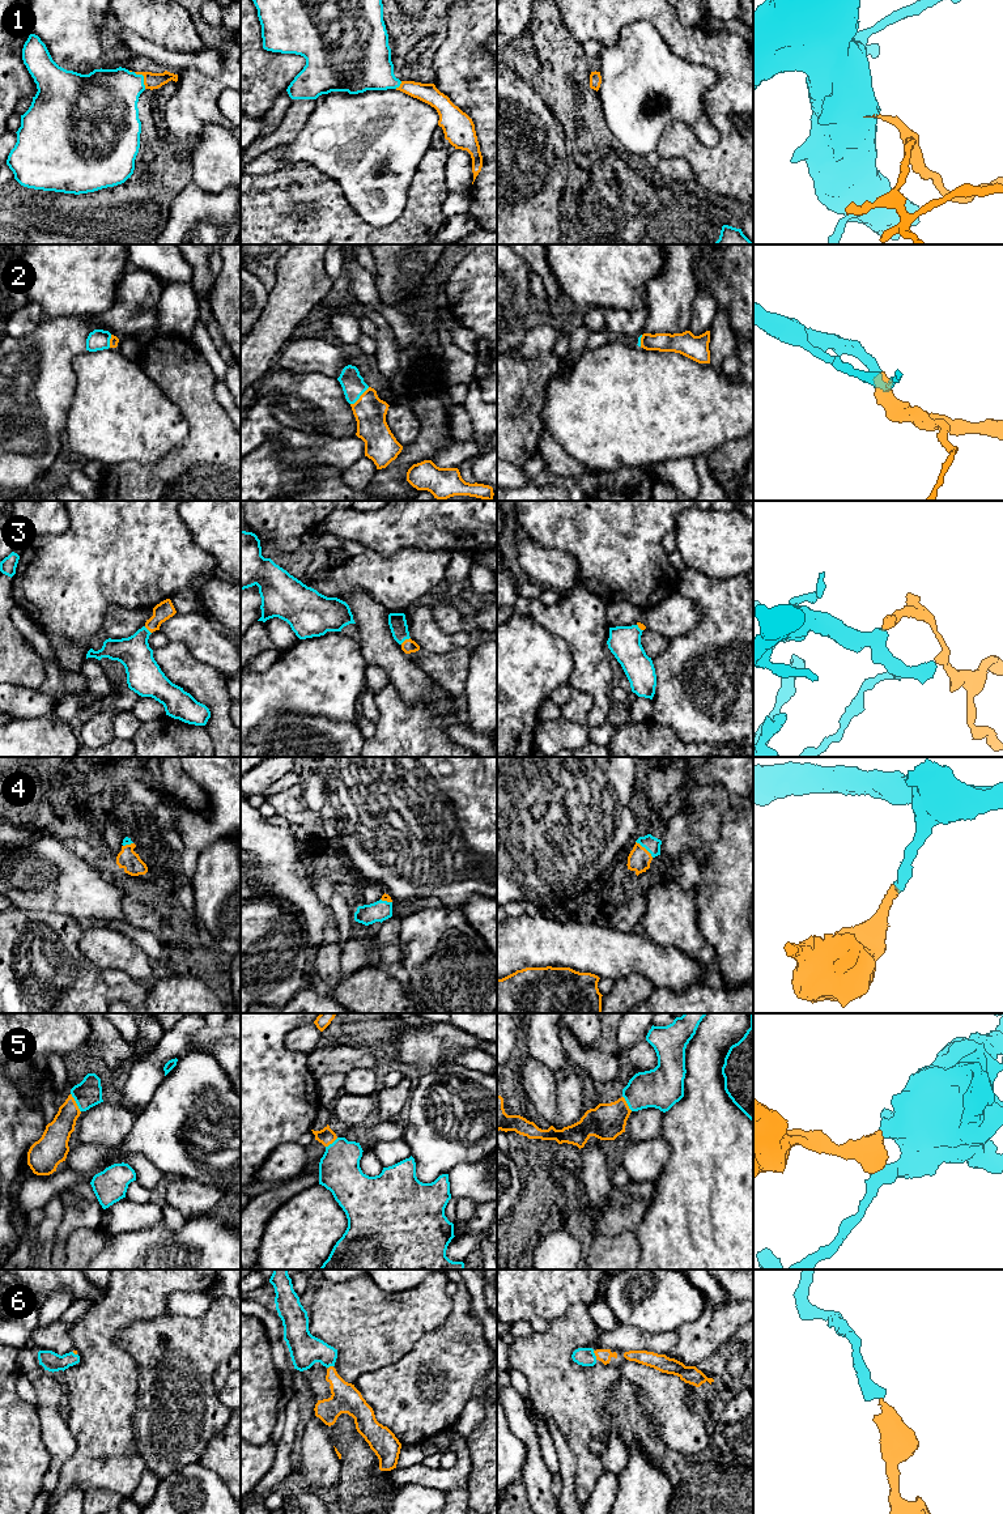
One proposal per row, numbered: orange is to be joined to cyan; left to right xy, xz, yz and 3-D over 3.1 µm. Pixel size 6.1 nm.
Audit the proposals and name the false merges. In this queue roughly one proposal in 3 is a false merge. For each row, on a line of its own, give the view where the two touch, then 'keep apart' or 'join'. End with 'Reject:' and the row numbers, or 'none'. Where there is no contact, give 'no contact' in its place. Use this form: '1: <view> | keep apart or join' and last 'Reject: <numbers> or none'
1: xy | join
2: xz | join
3: xz | join
4: yz | join
5: xy | join
6: yz | join
Reject: none

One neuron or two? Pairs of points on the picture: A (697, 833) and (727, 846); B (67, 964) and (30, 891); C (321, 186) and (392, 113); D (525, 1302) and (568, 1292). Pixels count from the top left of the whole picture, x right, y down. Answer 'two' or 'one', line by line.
A: two
B: two
C: two
D: one

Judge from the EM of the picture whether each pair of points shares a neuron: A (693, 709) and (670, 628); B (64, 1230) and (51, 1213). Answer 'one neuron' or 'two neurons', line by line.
A: two neurons
B: two neurons

